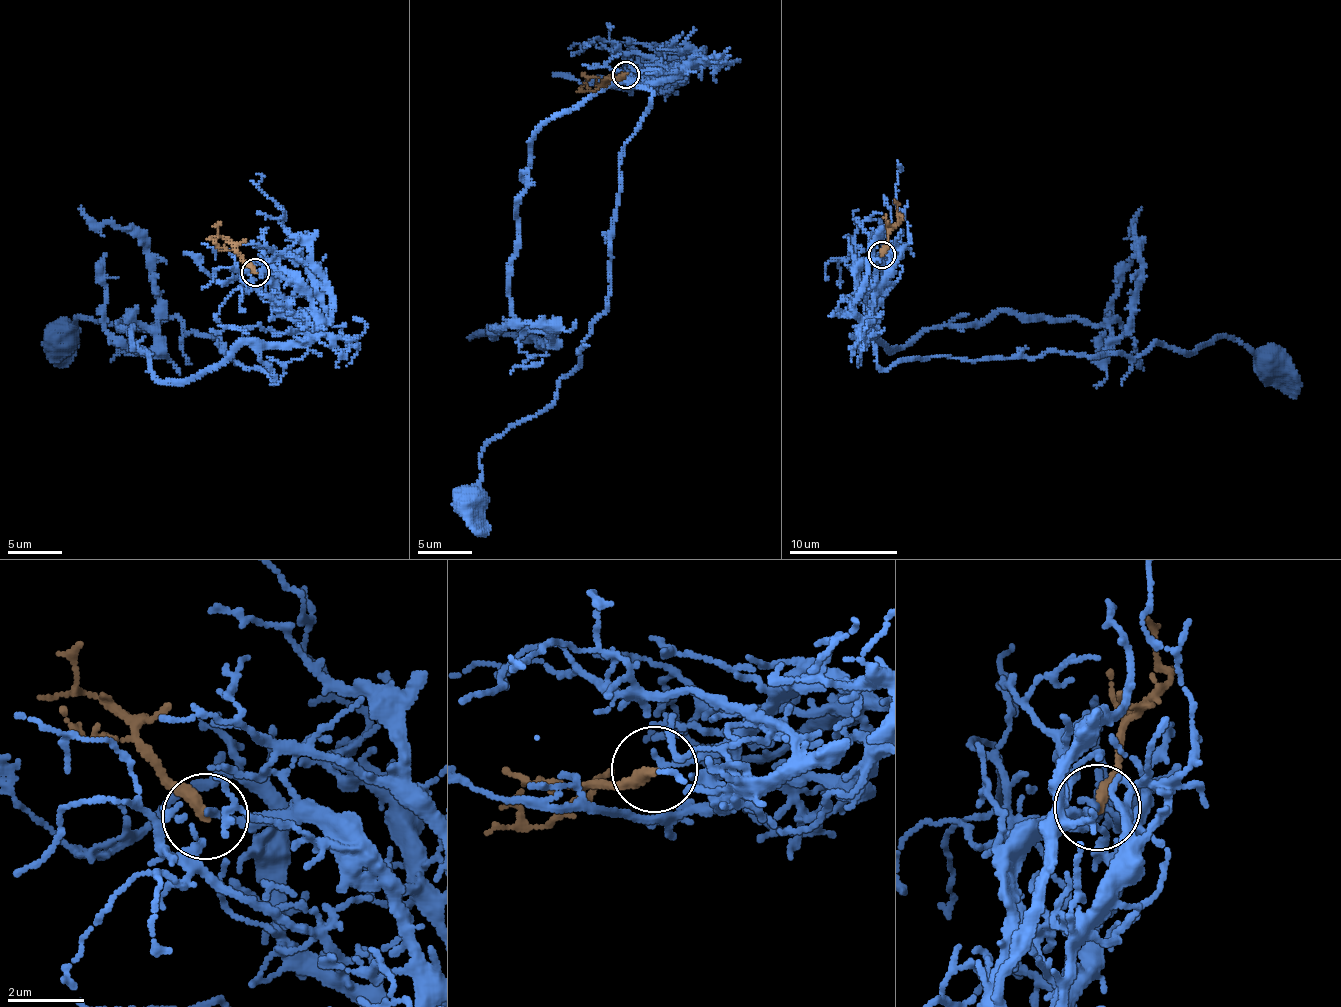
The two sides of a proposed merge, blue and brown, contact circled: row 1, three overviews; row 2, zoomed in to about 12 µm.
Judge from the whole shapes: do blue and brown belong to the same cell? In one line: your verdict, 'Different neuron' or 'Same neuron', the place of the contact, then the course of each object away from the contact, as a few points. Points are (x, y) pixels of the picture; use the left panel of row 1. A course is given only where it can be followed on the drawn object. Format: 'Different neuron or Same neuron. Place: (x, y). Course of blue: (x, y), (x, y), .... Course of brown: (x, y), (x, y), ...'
Same neuron. Place: (255, 272). Course of blue: (257, 273), (299, 328), (260, 352), (273, 381), (175, 317), (80, 318), (67, 365). Course of brown: (254, 273), (220, 236), (221, 222)

